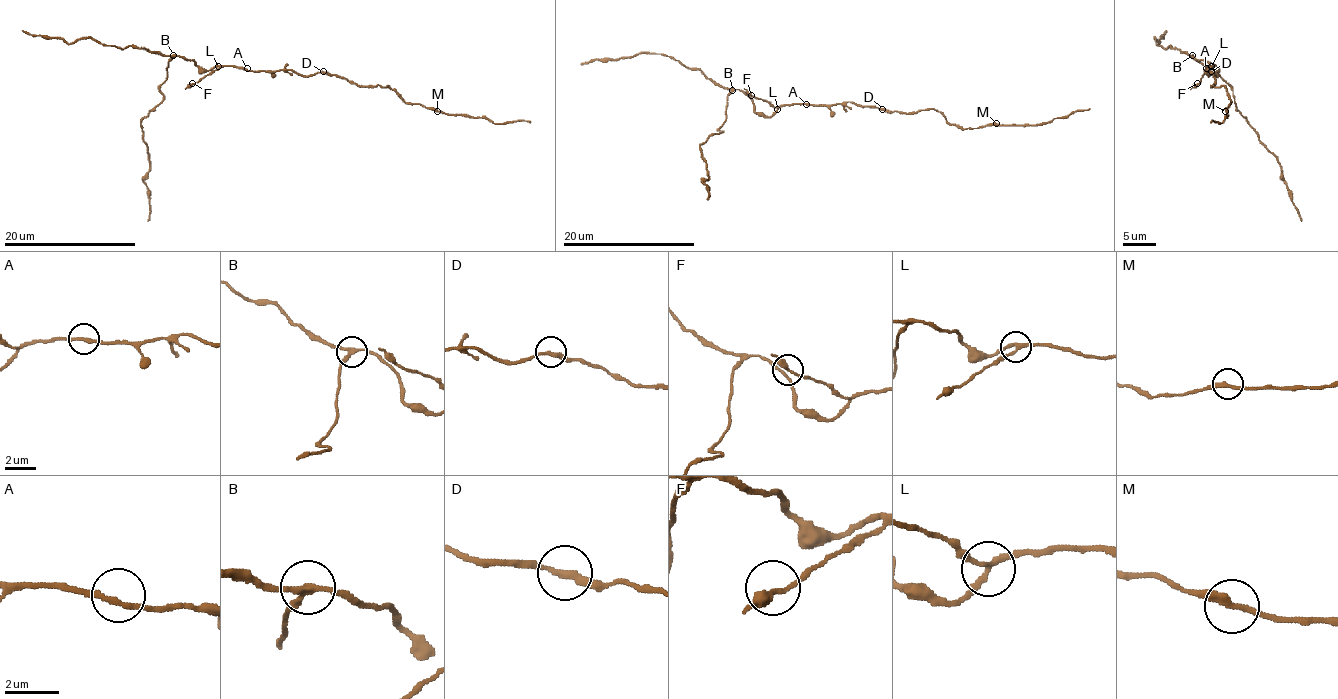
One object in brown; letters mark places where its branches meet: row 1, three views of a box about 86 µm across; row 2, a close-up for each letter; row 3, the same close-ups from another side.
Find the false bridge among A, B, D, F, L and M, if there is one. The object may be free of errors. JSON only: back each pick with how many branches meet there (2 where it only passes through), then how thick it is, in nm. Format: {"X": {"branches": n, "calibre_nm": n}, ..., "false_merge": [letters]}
{"B": {"branches": 3, "calibre_nm": 200}, "false_merge": ["B"]}

